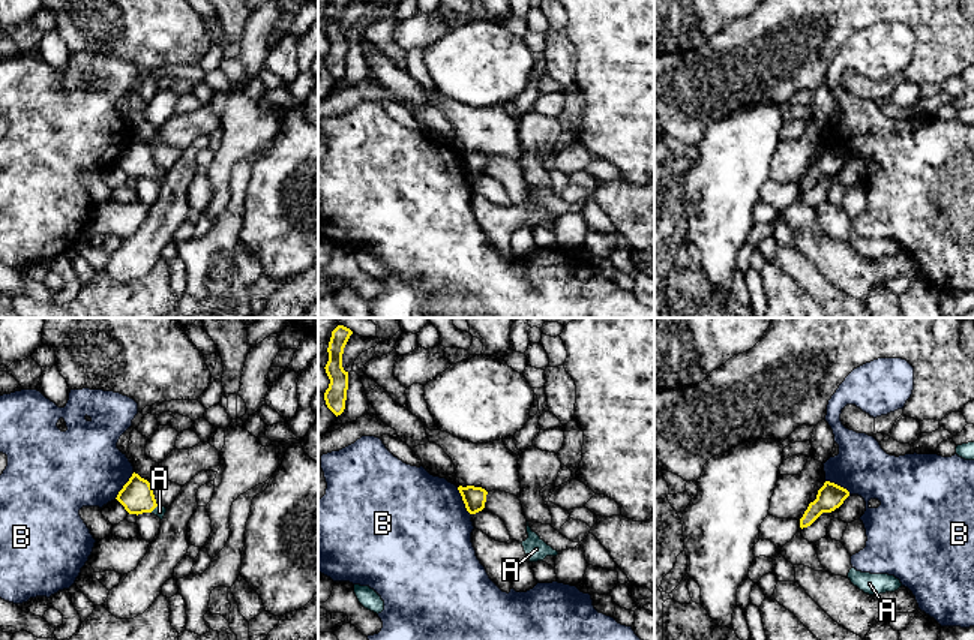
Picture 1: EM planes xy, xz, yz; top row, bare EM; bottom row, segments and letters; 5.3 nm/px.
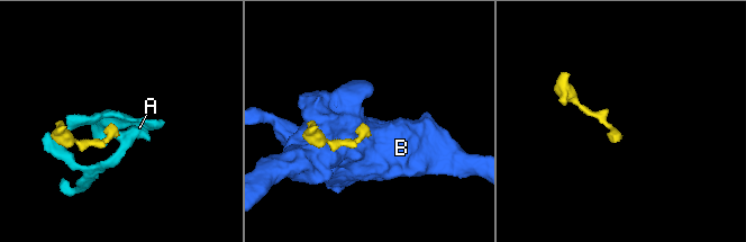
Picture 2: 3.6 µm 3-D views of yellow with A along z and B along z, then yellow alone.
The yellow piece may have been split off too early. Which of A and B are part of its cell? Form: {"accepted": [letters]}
{"accepted": ["A"]}

